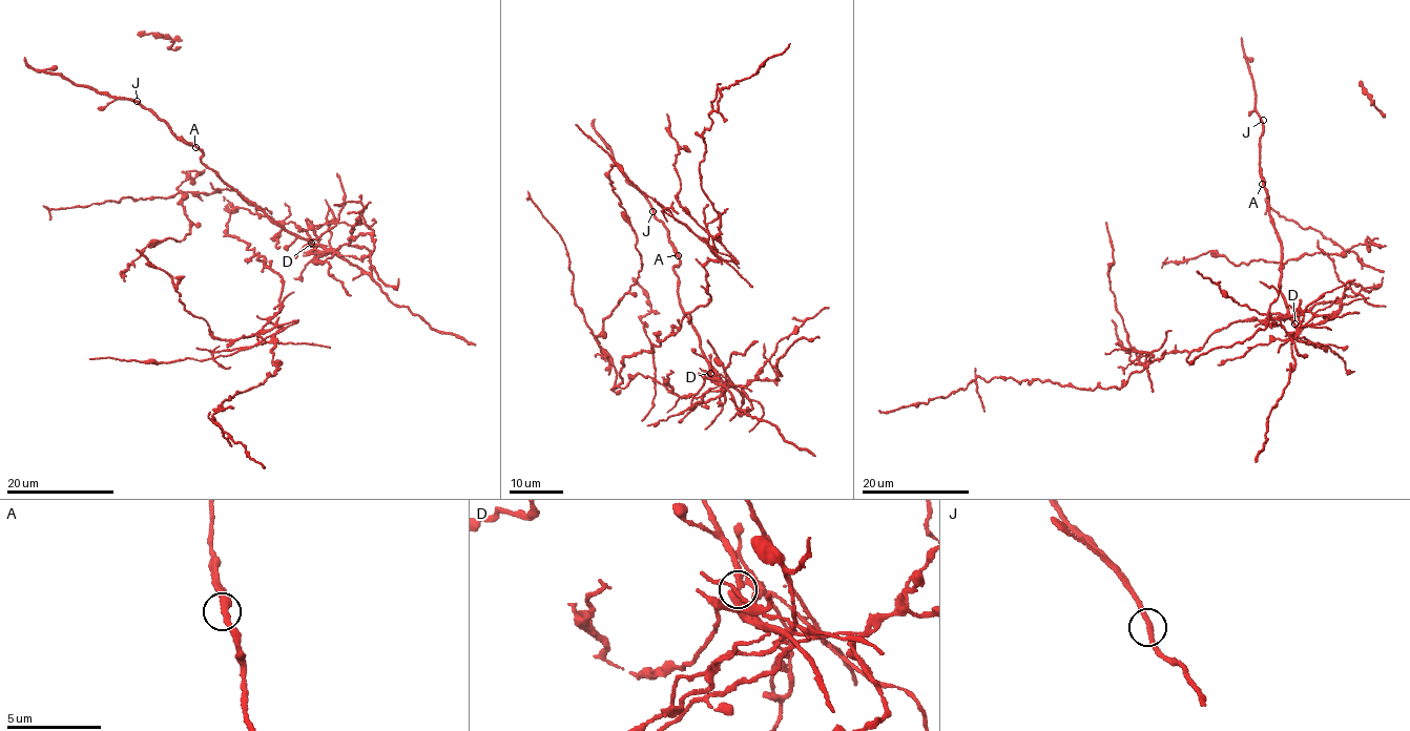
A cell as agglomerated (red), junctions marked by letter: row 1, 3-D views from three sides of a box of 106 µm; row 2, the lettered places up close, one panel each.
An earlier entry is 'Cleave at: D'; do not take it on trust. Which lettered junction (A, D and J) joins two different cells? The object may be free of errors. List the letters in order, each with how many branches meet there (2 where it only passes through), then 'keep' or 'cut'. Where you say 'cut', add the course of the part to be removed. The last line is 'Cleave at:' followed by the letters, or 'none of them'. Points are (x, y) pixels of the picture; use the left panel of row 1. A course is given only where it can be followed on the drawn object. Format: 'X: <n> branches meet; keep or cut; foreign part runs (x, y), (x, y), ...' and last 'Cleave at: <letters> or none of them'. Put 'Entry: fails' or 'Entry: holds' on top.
Entry: holds
A: 2 branches meet; keep
D: 2 branches meet; cut; foreign part runs (311, 243), (293, 223), (227, 208), (225, 235), (281, 276), (269, 319), (277, 370), (211, 419), (264, 466)
J: 2 branches meet; keep
Cleave at: D

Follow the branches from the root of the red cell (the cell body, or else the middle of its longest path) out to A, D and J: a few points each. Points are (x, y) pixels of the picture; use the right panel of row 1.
A: (1345, 295), (1375, 288), (1351, 284), (1331, 317), (1299, 329), (1292, 322), (1262, 184)
D: (1345, 295), (1375, 288), (1369, 293), (1351, 284), (1344, 291), (1340, 311), (1331, 317), (1299, 329), (1294, 324)
J: (1345, 295), (1375, 288), (1351, 284), (1331, 317), (1299, 329), (1292, 322), (1259, 165), (1263, 120)

